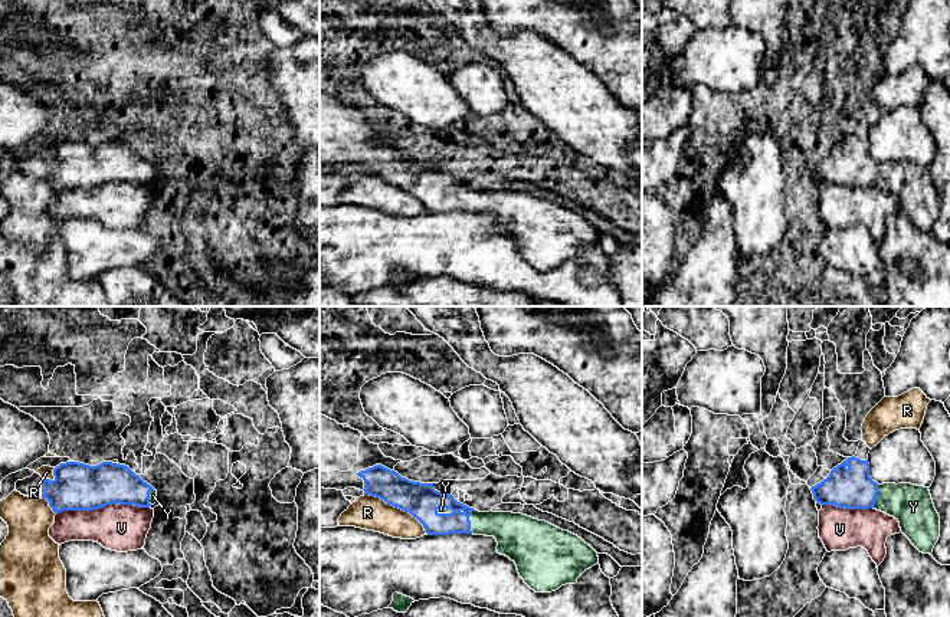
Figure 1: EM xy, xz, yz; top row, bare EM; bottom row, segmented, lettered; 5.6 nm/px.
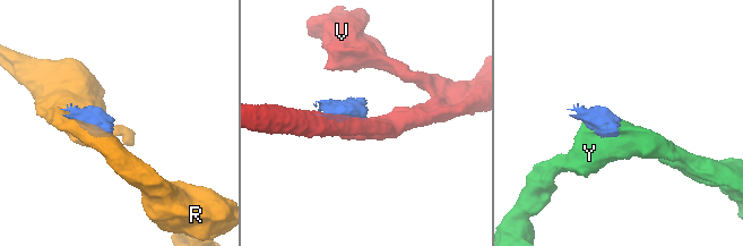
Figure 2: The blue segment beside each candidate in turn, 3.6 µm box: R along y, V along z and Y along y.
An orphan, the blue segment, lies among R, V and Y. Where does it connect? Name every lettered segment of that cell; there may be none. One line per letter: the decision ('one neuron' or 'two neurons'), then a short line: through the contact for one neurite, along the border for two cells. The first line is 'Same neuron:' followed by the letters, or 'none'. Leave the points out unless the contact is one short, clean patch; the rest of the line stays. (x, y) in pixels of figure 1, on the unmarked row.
Same neuron: Y
R: two neurons
V: two neurons
Y: one neuron

